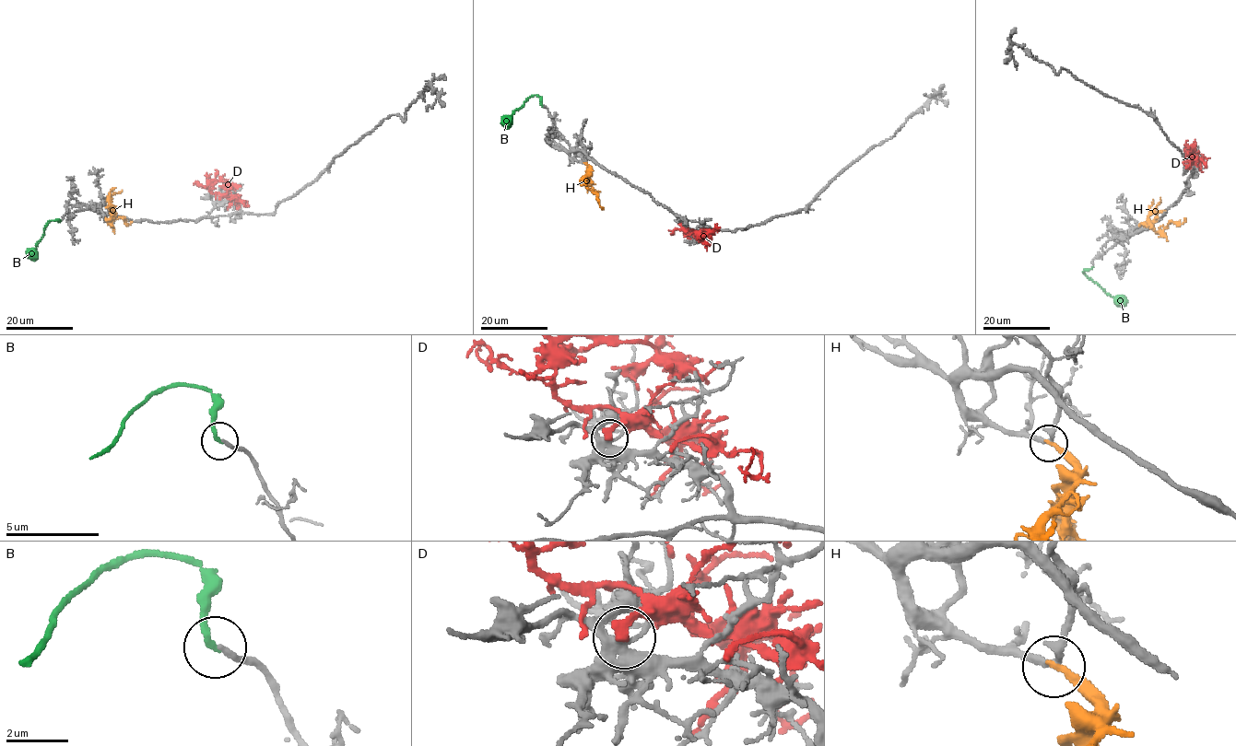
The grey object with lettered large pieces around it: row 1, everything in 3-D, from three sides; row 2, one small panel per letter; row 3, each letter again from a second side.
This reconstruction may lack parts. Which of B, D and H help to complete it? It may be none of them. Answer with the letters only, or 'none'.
B

